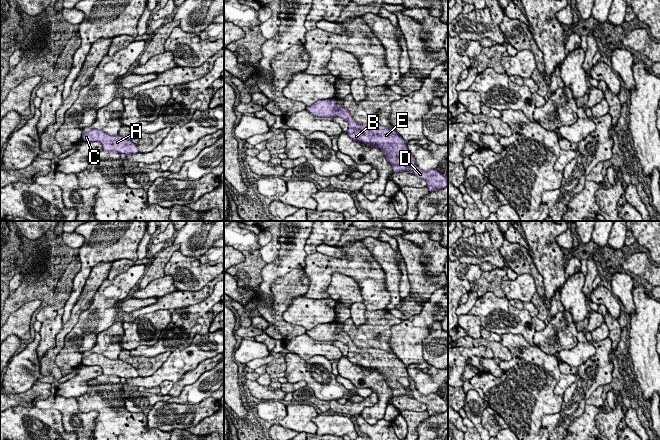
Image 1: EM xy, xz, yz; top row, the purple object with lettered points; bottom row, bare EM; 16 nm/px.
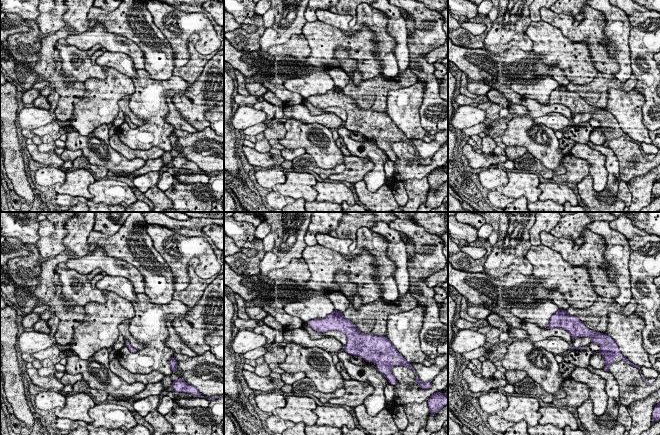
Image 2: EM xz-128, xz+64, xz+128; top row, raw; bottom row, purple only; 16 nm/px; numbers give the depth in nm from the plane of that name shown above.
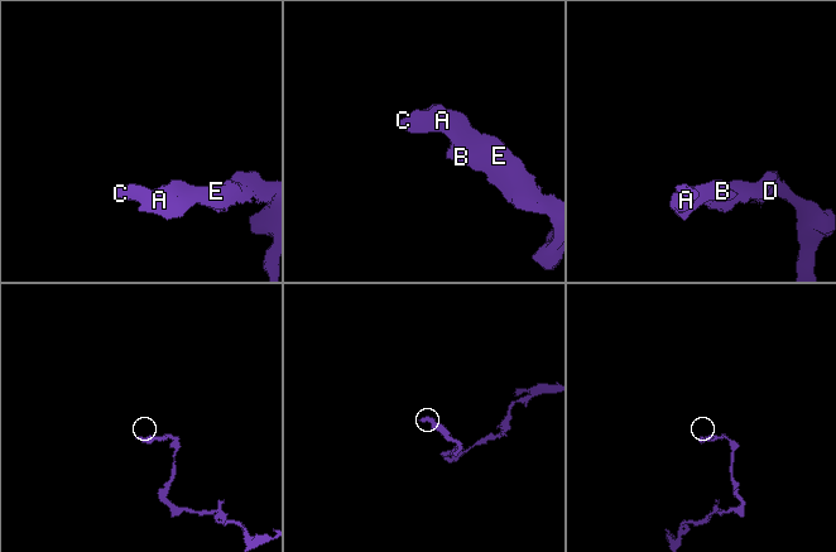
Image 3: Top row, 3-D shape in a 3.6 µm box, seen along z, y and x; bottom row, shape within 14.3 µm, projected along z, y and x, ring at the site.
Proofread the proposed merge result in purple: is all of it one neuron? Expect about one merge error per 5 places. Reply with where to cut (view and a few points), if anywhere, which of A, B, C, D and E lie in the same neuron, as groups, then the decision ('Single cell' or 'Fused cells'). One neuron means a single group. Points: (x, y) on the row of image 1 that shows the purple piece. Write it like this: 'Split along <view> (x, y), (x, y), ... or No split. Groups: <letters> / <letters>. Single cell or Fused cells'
No split. Groups: A B C D E. Single cell

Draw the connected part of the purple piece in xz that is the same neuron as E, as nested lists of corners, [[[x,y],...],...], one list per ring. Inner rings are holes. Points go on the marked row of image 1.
[[[335,99],[319,100],[306,110],[316,117],[341,117],[348,122],[347,134],[353,140],[365,143],[367,146],[379,147],[385,154],[385,158],[392,165],[393,172],[398,173],[411,169],[411,173],[427,182],[429,192],[443,189],[448,185],[444,174],[436,170],[423,171],[417,165],[415,158],[410,154],[407,142],[392,129],[378,124],[359,125],[345,107],[336,108]],[[405,153],[409,155],[410,163],[404,164],[397,155]]]

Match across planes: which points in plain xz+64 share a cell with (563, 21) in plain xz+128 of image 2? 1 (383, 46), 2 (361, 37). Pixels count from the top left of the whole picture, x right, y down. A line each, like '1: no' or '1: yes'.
1: yes
2: no

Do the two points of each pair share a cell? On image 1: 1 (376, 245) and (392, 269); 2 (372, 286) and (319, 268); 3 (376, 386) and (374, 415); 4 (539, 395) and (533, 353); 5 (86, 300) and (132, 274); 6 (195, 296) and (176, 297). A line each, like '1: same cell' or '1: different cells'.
1: same cell
2: same cell
3: same cell
4: different cells
5: different cells
6: same cell

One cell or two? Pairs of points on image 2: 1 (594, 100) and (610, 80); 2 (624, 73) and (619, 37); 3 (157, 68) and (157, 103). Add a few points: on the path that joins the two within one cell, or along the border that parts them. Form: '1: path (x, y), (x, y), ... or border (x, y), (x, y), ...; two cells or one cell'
1: path (599, 95), (606, 85); one cell
2: path (624, 64), (622, 50), (619, 46); one cell
3: border (144, 69), (154, 79), (169, 79), (173, 75); two cells

